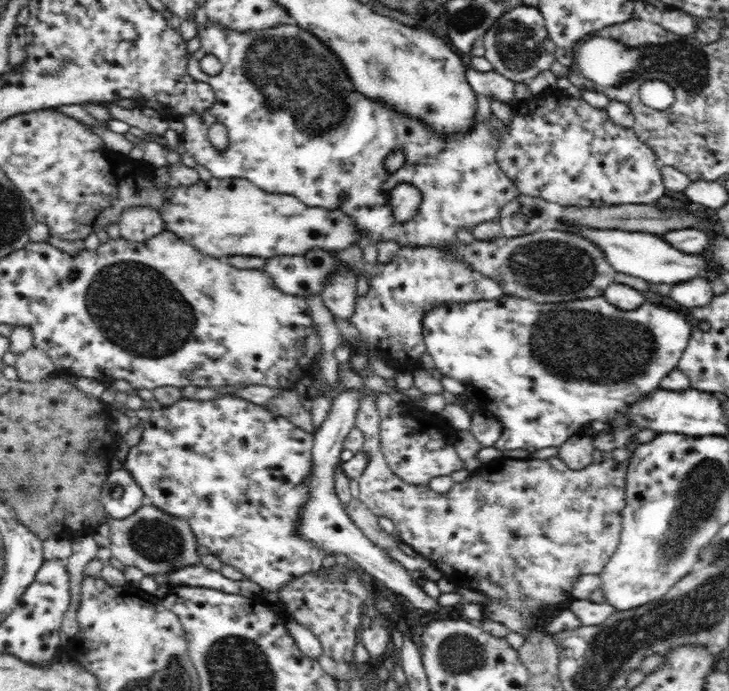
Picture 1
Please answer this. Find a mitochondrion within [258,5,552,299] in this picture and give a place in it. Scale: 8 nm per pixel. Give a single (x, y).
(518, 48)

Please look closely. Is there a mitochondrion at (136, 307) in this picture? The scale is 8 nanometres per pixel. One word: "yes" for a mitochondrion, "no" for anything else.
yes

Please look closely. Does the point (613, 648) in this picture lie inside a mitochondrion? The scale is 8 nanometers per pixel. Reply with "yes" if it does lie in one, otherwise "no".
yes

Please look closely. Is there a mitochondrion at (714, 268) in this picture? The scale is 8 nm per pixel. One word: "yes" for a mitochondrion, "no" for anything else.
no

